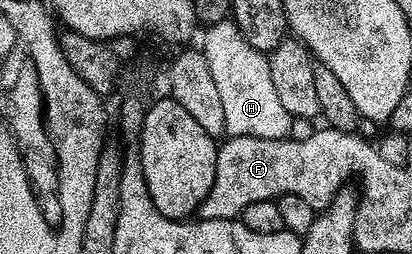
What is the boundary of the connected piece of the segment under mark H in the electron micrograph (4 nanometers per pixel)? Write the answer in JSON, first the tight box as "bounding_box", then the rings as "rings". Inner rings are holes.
{"bounding_box":[200,18,292,140],"rings":[[[227,18],[209,25],[202,36],[200,50],[208,62],[208,70],[216,81],[220,102],[224,102],[225,135],[251,136],[269,140],[285,140],[291,135],[292,117],[280,102],[272,87],[269,59],[263,53],[255,52],[254,47],[244,38],[244,34]]]}

